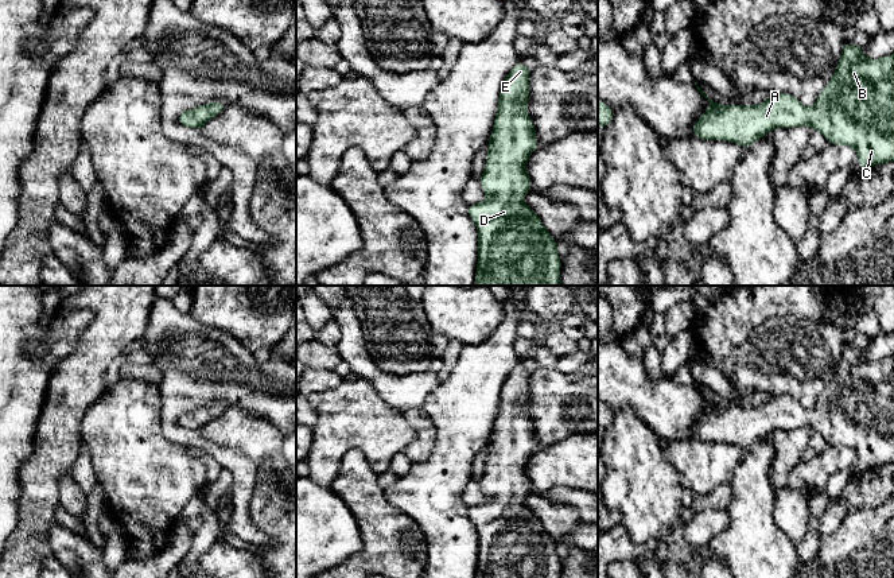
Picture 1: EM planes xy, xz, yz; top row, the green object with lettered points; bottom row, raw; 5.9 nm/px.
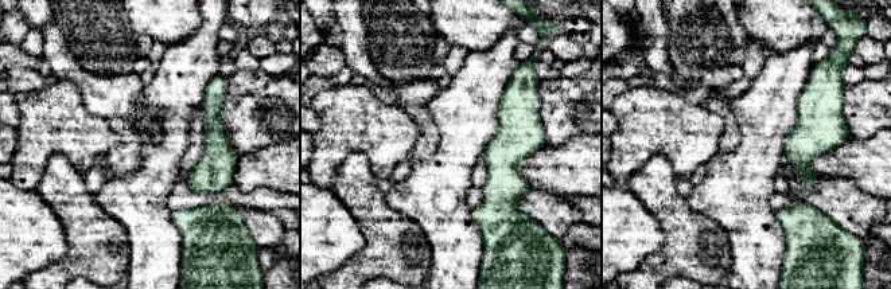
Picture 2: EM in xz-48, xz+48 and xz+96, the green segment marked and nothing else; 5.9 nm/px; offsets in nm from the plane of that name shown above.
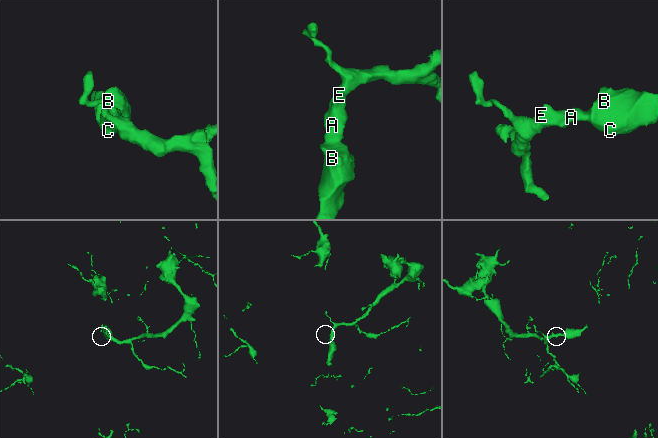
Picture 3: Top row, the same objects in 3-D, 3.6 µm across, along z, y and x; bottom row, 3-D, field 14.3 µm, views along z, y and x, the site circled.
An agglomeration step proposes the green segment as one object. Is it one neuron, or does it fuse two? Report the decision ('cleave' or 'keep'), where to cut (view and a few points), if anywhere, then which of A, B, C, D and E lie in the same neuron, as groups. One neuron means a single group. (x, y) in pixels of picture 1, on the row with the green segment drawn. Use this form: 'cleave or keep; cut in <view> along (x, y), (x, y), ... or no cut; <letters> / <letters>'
keep; no cut; A B C D E

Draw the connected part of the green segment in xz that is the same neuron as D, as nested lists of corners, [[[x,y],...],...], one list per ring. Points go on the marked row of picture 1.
[[[514,65],[502,82],[494,127],[487,144],[486,166],[479,178],[489,195],[479,203],[469,205],[469,217],[478,229],[478,264],[474,286],[561,286],[561,260],[557,241],[544,228],[540,217],[524,202],[532,187],[526,174],[530,154],[539,147],[535,124],[526,109],[530,96],[528,69]]]

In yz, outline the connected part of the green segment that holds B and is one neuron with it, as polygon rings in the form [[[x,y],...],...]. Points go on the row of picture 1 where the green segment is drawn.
[[[846,42],[832,79],[821,90],[811,109],[789,93],[771,94],[763,104],[722,105],[710,100],[697,85],[696,88],[710,101],[710,108],[695,123],[693,137],[726,140],[736,143],[746,150],[774,128],[809,125],[811,129],[820,132],[828,144],[854,147],[860,168],[894,162],[894,54],[879,59],[870,59],[863,55],[862,47]]]

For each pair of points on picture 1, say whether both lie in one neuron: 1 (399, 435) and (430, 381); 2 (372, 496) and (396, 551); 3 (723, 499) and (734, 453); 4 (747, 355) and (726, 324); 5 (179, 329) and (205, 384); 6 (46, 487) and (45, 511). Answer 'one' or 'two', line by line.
1: two
2: one
3: two
4: two
5: one
6: one

